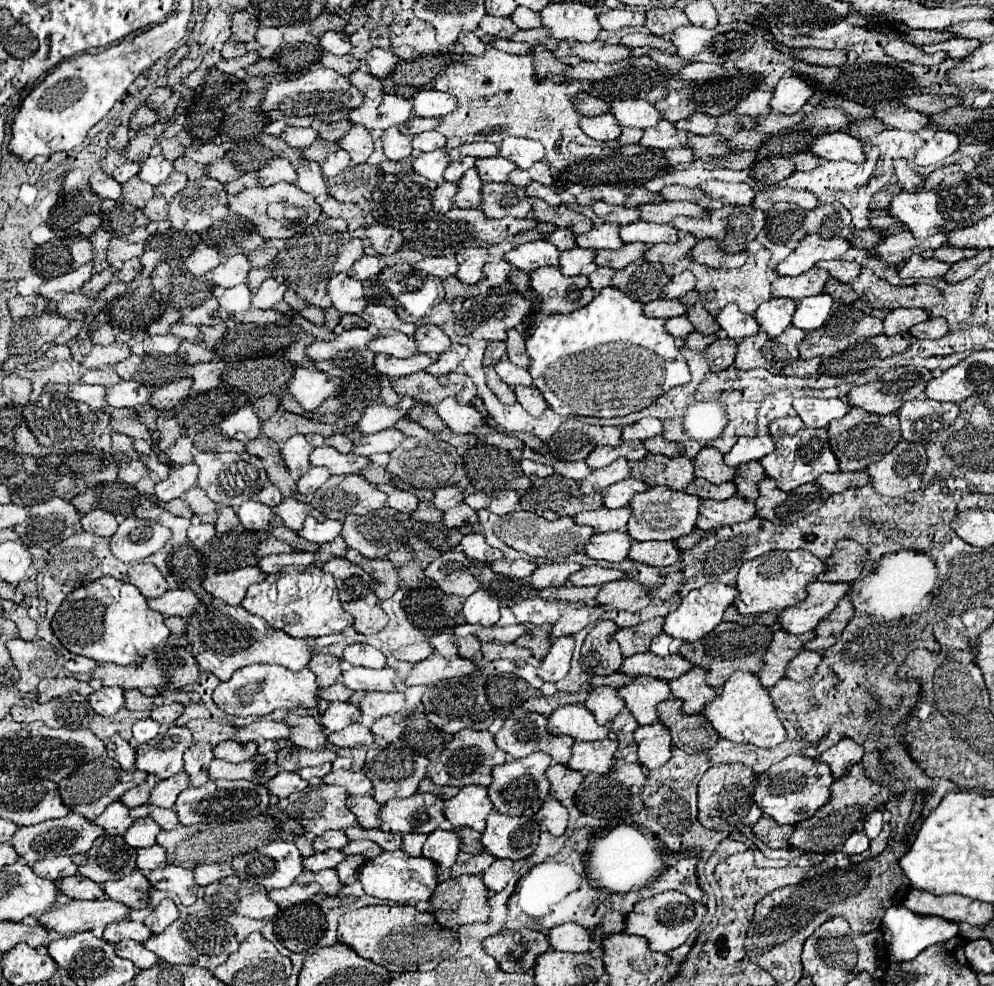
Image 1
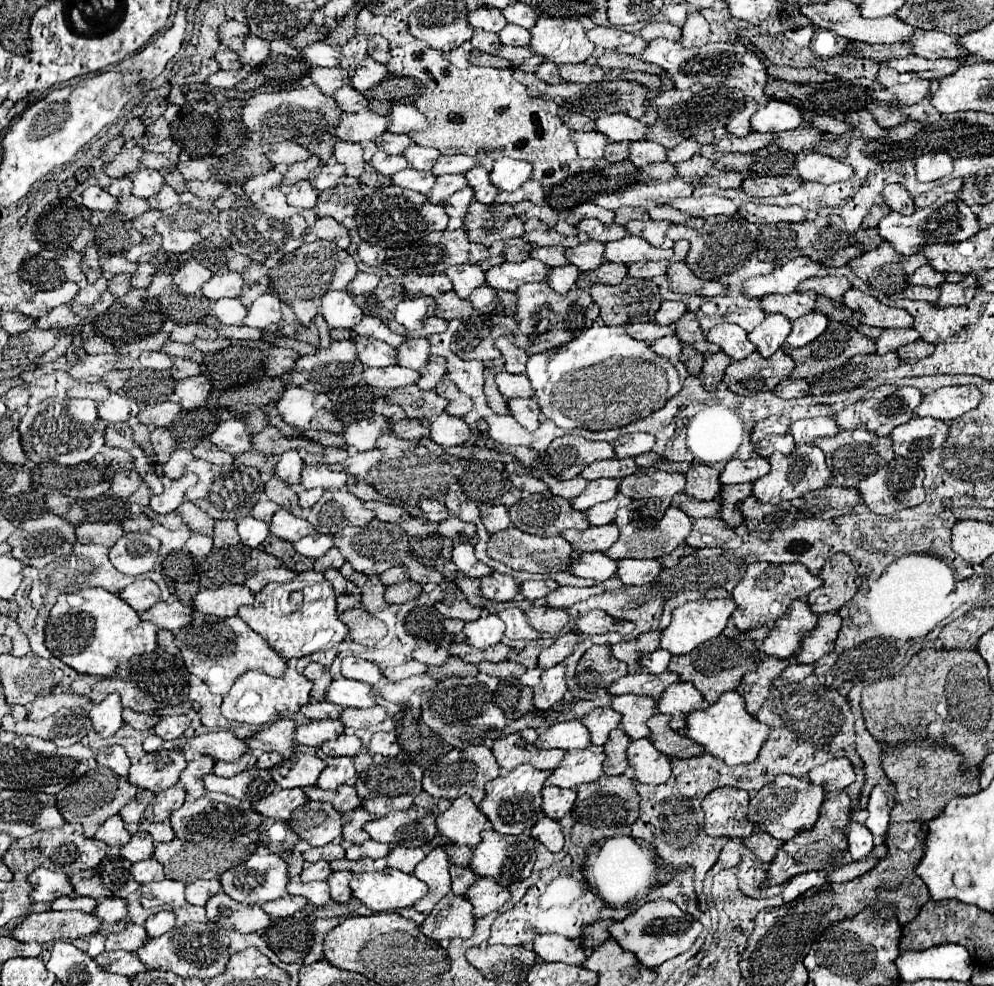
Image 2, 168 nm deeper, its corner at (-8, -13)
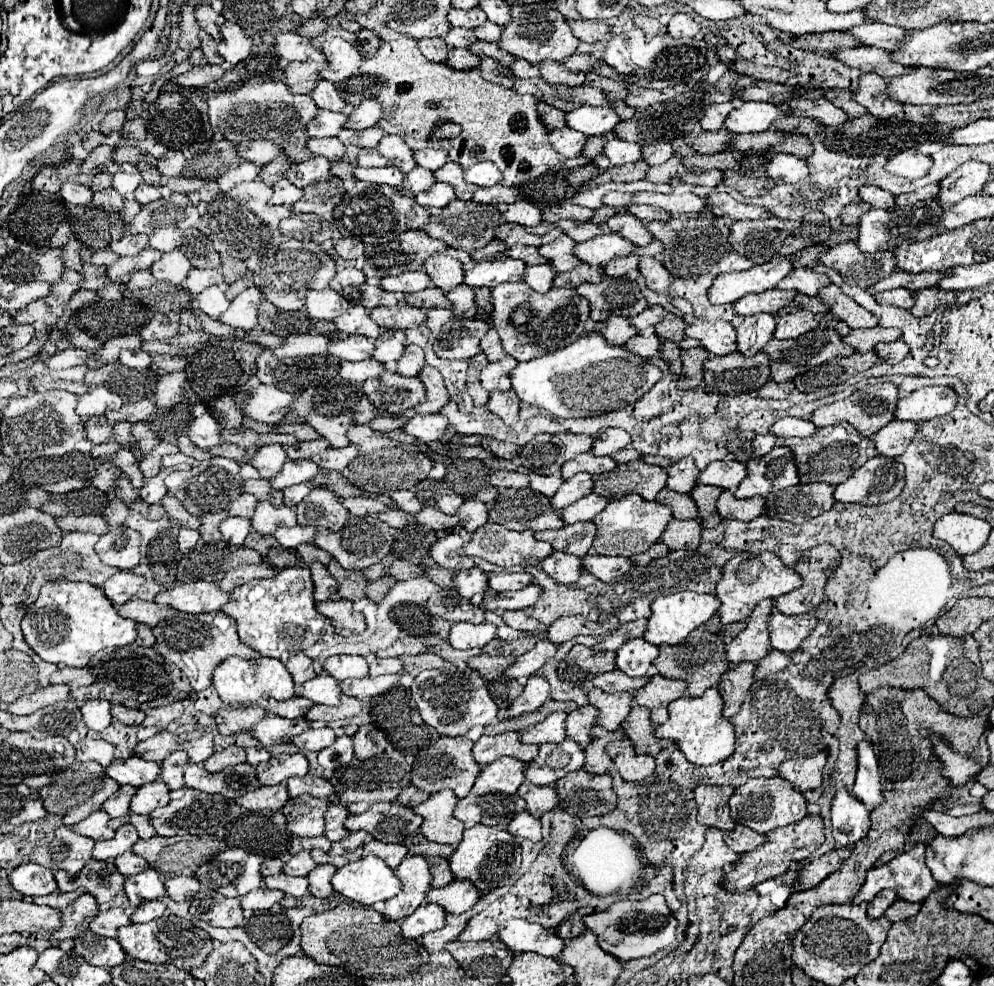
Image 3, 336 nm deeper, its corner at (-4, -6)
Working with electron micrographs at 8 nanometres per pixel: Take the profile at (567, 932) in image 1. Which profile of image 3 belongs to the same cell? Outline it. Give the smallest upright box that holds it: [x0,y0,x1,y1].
[497,920,565,958]

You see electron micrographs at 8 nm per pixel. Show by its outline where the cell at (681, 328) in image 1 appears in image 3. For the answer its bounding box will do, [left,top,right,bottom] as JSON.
[625,334,659,360]

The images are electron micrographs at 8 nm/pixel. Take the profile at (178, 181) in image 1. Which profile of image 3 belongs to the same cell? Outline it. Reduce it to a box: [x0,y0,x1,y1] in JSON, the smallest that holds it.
[135,184,161,206]

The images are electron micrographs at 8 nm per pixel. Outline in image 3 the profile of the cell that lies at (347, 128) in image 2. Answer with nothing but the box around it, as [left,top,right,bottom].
[305,110,345,138]

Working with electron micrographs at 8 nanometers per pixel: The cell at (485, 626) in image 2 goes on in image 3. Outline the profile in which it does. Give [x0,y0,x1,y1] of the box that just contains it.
[449,622,497,650]

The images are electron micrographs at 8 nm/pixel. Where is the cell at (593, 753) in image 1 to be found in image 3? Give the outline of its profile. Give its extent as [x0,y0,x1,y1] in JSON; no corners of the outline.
[525,738,583,786]

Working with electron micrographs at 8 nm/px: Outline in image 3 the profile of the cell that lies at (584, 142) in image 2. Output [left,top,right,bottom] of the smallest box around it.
[549,128,587,158]

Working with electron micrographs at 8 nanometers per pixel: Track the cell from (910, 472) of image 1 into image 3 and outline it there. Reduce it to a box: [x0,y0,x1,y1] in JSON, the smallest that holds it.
[835,456,905,504]

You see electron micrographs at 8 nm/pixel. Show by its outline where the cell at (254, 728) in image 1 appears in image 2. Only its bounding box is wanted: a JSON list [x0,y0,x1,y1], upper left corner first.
[183,731,249,761]

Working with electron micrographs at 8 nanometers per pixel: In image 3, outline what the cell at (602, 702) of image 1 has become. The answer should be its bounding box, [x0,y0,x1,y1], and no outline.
[565,704,597,748]

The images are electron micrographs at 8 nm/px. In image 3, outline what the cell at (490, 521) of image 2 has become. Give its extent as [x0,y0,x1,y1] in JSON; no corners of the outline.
[457,500,487,532]

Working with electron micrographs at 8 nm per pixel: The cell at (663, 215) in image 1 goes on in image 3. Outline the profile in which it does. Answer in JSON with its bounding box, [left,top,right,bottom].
[607,214,651,246]

